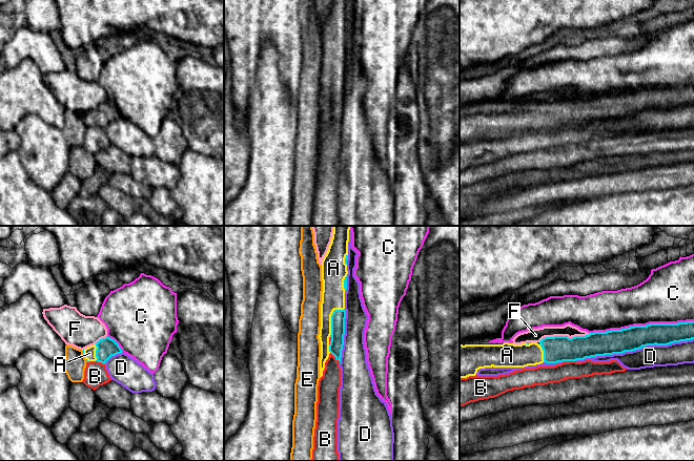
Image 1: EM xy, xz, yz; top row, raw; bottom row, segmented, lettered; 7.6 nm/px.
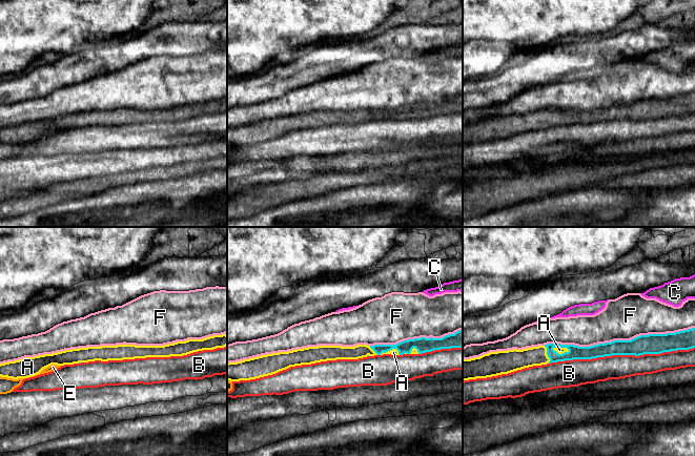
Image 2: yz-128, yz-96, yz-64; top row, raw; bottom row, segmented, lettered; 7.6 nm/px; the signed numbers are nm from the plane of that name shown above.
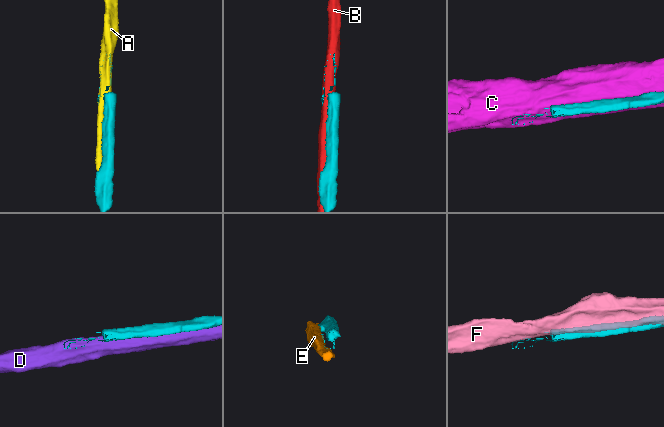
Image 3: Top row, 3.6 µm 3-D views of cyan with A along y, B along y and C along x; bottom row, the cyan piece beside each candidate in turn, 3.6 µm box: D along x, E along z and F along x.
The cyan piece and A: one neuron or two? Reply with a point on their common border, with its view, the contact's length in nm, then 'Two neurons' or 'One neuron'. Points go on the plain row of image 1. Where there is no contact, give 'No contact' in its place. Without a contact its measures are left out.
Touches cyan at xz (331, 83). Shared border 260 nm. One neuron

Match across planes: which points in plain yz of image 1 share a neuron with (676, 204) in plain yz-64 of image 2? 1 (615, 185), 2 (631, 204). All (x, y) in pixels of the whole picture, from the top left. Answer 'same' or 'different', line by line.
1: different
2: same

